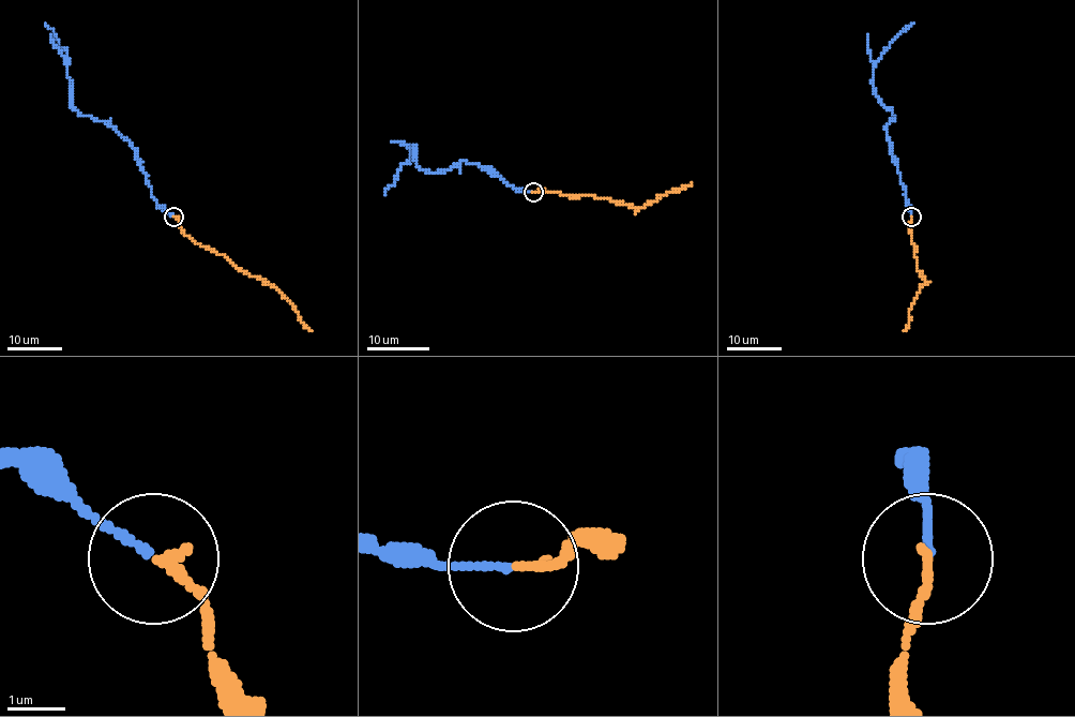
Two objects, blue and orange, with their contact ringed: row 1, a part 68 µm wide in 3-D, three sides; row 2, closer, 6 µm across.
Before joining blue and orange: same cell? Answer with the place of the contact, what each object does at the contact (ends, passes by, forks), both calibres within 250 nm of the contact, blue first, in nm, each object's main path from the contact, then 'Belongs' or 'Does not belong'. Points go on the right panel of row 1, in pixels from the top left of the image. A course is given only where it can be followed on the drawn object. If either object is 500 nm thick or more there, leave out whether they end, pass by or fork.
Place: (911, 217). At the ring blue ends. At the ring orange ends. Thickness 110 nm (blue) against 160 nm. Course of blue: (912, 217), (884, 128), (894, 115), (883, 105), (873, 84), (874, 63), (913, 23). Course of orange: (912, 217), (909, 227), (915, 250), (915, 267), (925, 282), (910, 305), (909, 323), (904, 331). Belongs

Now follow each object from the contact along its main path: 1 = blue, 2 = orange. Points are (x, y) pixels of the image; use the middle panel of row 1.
1: (532, 192), (508, 184), (478, 164), (460, 161), (447, 170), (422, 170), (414, 160), (414, 147), (384, 194)
2: (532, 192), (539, 190), (578, 197), (606, 197), (640, 208), (668, 191), (692, 183)

